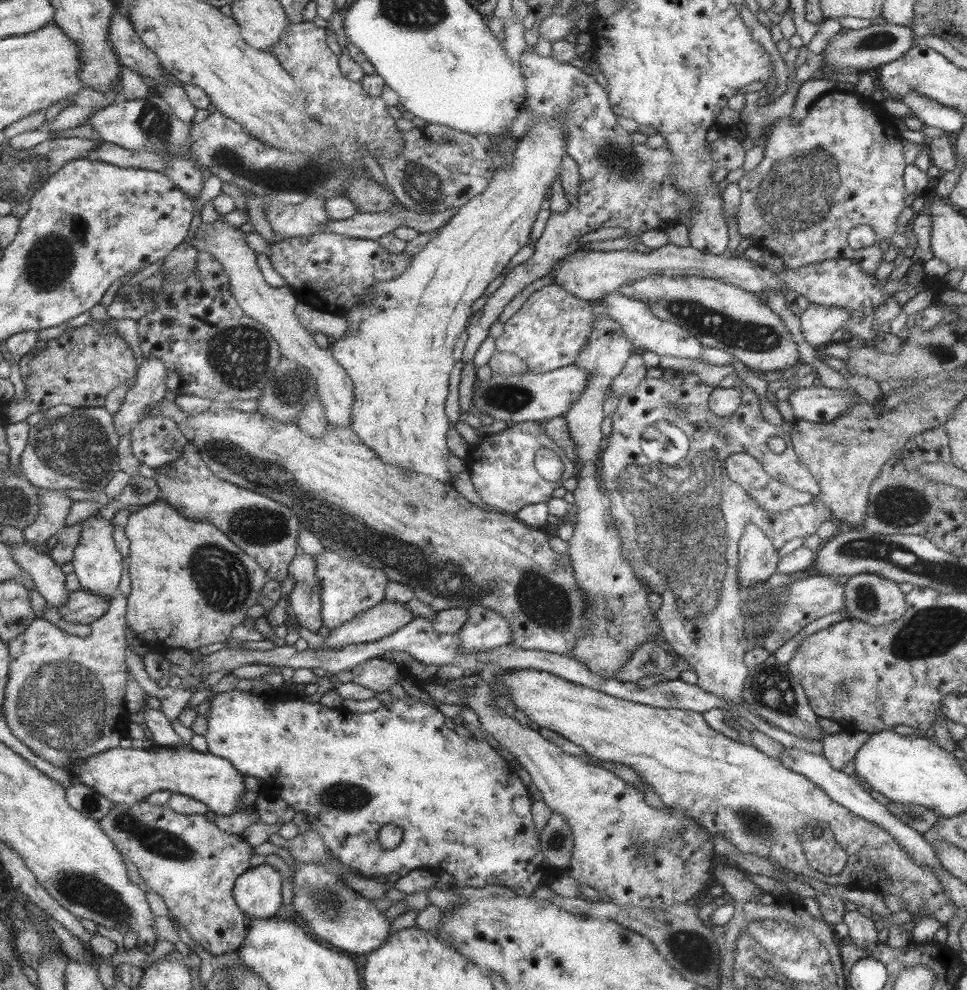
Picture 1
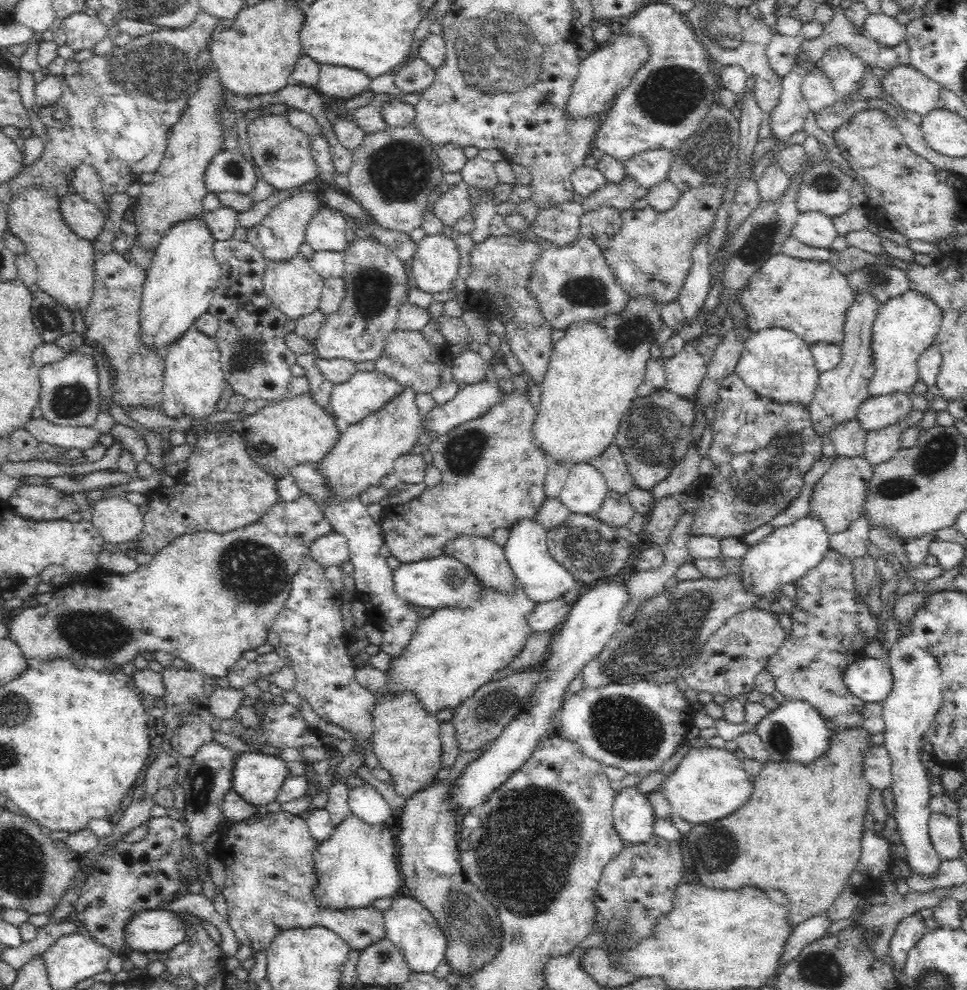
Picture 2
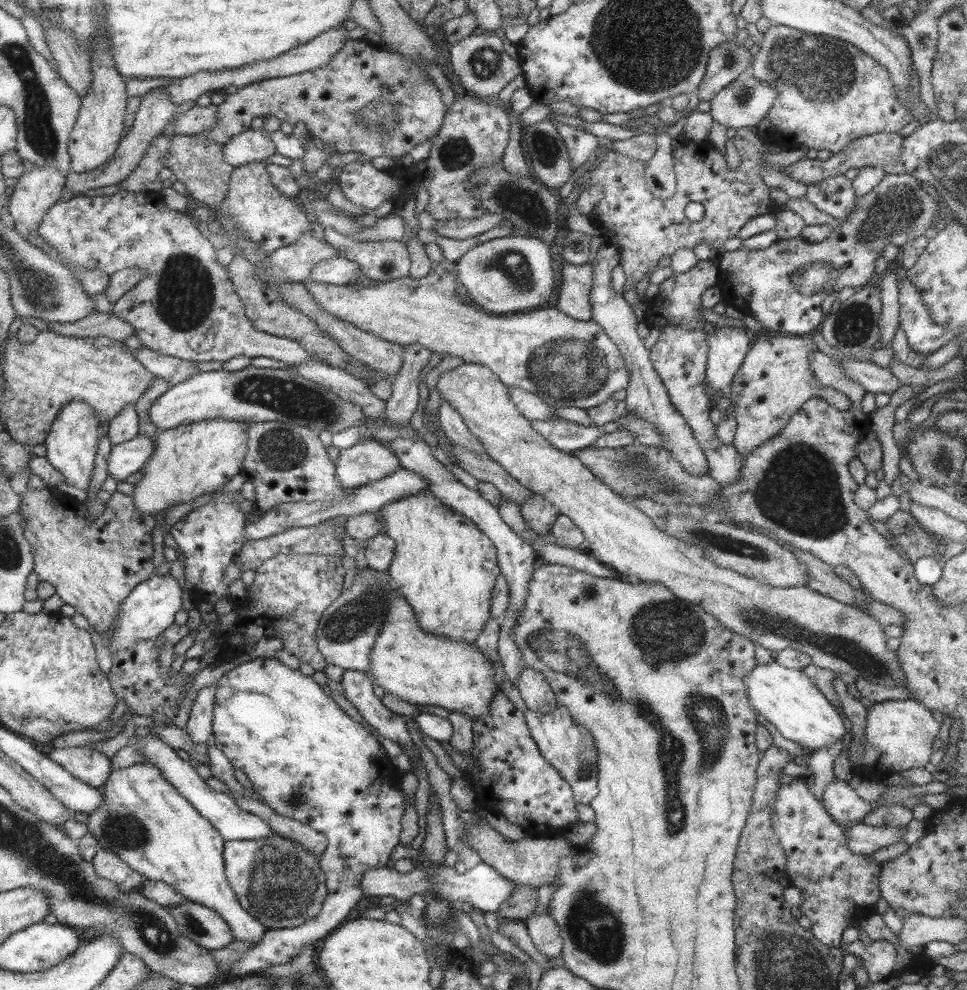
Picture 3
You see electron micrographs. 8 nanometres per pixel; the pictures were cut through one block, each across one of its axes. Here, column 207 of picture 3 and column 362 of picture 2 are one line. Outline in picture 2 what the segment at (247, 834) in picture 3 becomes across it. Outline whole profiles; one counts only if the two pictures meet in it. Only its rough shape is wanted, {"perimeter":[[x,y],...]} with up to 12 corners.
{"perimeter":[[370,784],[351,788],[351,814],[371,826],[393,810]]}

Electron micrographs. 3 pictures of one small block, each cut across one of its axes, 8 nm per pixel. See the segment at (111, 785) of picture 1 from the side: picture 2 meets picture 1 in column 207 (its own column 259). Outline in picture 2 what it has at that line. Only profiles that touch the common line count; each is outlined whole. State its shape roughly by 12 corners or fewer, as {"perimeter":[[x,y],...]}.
{"perimeter":[[244,751],[231,789],[259,808],[274,802],[288,776],[284,759]]}

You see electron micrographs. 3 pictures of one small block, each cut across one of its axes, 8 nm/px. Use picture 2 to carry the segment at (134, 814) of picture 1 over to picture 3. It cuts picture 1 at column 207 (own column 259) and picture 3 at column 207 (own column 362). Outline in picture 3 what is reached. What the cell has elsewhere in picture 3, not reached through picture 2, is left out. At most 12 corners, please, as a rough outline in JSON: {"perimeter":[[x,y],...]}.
{"perimeter":[[184,900],[169,914],[180,937],[211,952],[234,936],[219,914]]}

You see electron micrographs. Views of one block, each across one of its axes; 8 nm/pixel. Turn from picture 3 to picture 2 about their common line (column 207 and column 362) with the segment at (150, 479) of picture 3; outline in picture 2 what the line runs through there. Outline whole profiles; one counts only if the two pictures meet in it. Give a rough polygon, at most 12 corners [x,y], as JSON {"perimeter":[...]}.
{"perimeter":[[412,386],[317,464],[336,497],[393,473],[422,432]]}

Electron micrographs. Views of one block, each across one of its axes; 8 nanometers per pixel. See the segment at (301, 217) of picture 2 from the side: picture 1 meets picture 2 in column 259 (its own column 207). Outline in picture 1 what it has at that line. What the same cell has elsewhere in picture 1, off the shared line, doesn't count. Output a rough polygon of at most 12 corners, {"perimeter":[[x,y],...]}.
{"perimeter":[[222,217],[190,241],[221,263],[233,301],[304,366],[329,426],[349,427],[353,381],[273,288]]}

